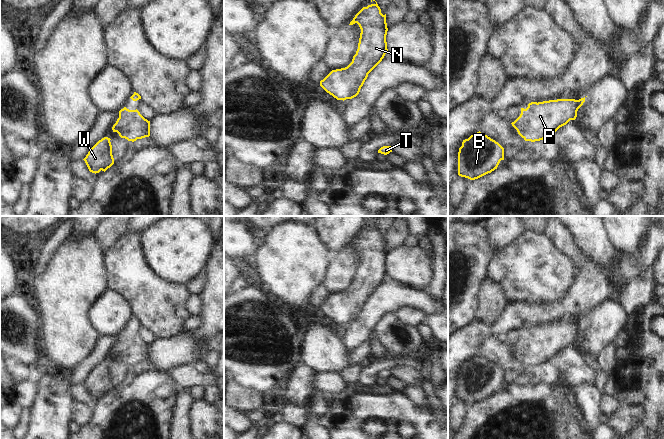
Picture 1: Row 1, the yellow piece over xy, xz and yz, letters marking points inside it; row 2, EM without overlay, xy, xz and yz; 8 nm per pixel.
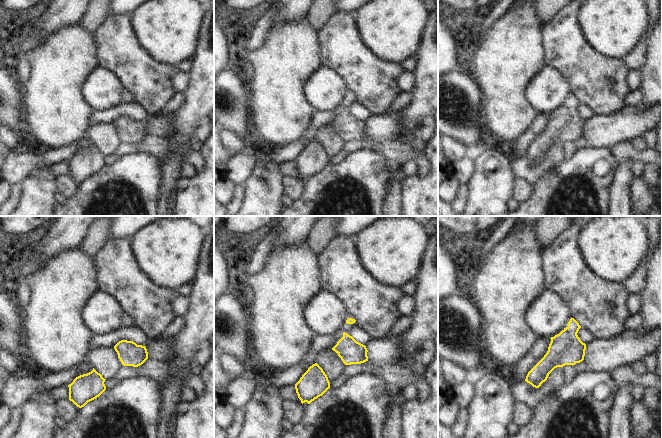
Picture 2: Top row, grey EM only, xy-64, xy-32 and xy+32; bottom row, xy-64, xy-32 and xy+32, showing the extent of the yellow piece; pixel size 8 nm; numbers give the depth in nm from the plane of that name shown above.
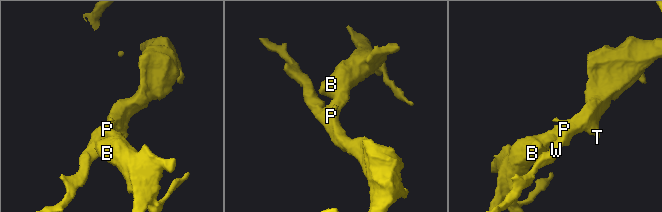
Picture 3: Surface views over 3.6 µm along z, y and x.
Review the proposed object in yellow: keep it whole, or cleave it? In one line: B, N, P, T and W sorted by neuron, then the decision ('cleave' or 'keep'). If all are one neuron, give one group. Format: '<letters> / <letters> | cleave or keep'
B N P T W | keep

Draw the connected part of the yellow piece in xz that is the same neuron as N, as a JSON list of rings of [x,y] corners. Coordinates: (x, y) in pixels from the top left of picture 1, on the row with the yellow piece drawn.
[[[377,2],[363,7],[349,25],[357,23],[361,29],[358,49],[352,62],[345,68],[332,70],[320,86],[337,100],[356,97],[368,74],[388,52],[386,14],[381,13]]]

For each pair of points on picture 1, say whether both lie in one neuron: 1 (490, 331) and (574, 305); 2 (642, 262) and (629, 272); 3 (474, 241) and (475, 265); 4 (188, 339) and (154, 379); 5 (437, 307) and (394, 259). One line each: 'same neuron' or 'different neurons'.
1: same neuron
2: same neuron
3: same neuron
4: different neurons
5: different neurons

